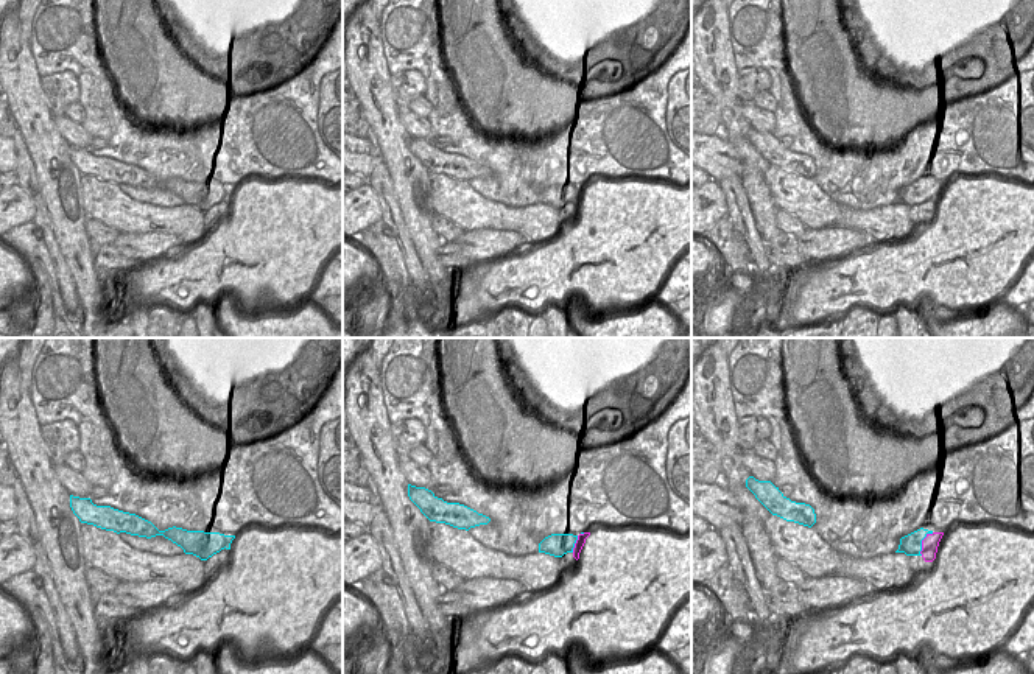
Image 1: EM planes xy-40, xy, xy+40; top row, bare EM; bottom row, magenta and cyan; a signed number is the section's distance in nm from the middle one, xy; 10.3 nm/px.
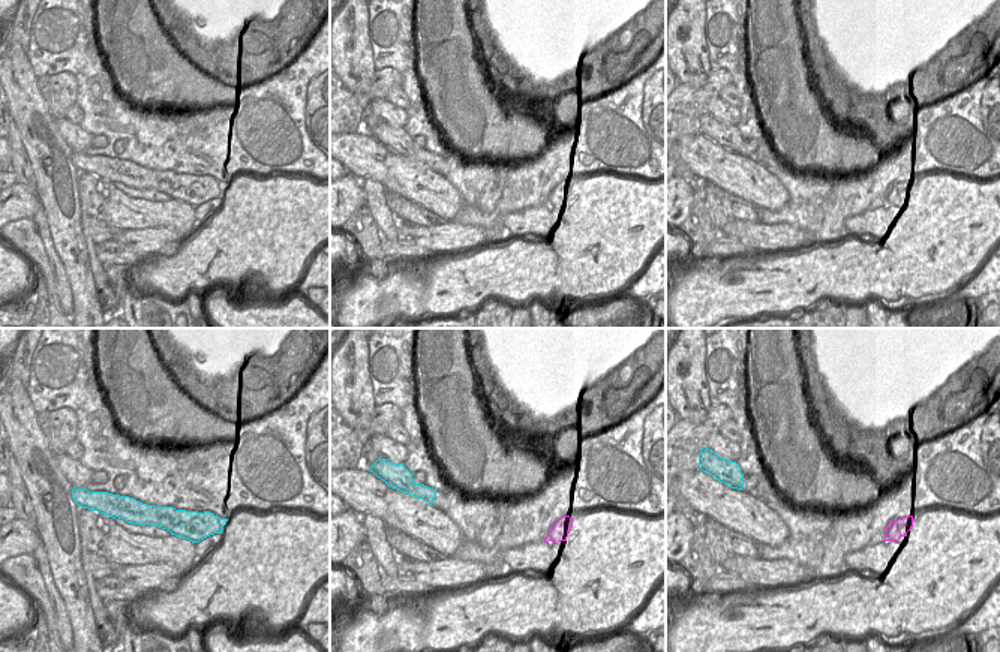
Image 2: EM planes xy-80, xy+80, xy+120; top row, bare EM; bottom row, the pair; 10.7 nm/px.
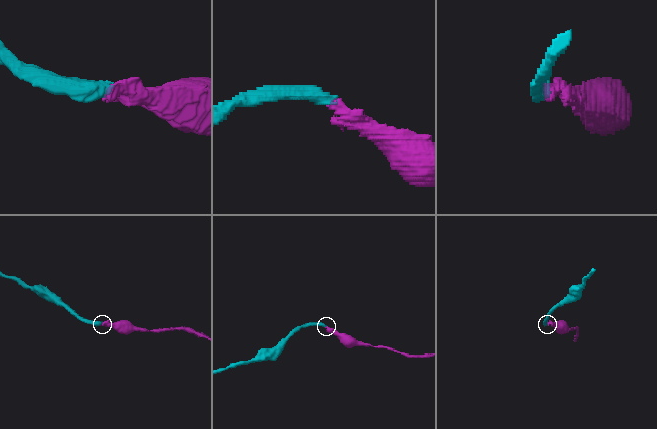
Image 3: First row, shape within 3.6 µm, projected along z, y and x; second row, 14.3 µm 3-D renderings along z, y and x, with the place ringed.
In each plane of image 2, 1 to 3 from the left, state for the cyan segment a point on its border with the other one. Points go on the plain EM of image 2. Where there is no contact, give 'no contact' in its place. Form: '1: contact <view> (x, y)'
1: no contact
2: contact xy+80 (550, 192)
3: no contact

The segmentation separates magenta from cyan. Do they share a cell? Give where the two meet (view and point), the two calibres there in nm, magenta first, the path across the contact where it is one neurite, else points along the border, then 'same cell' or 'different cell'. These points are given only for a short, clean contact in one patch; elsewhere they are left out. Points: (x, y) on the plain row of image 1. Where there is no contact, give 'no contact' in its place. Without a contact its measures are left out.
contact xy+40 (922, 193); calibres 170 and 220 nm; same cell

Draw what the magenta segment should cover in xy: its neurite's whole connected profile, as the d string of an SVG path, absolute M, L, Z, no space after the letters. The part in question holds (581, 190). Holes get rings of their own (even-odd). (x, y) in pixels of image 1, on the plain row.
M581 184L579 187L551 185L539 195L539 204L545 204L554 209L562 209L564 205L572 204L578 212L589 187L590 184Z

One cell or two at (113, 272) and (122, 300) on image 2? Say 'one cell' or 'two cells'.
one cell

